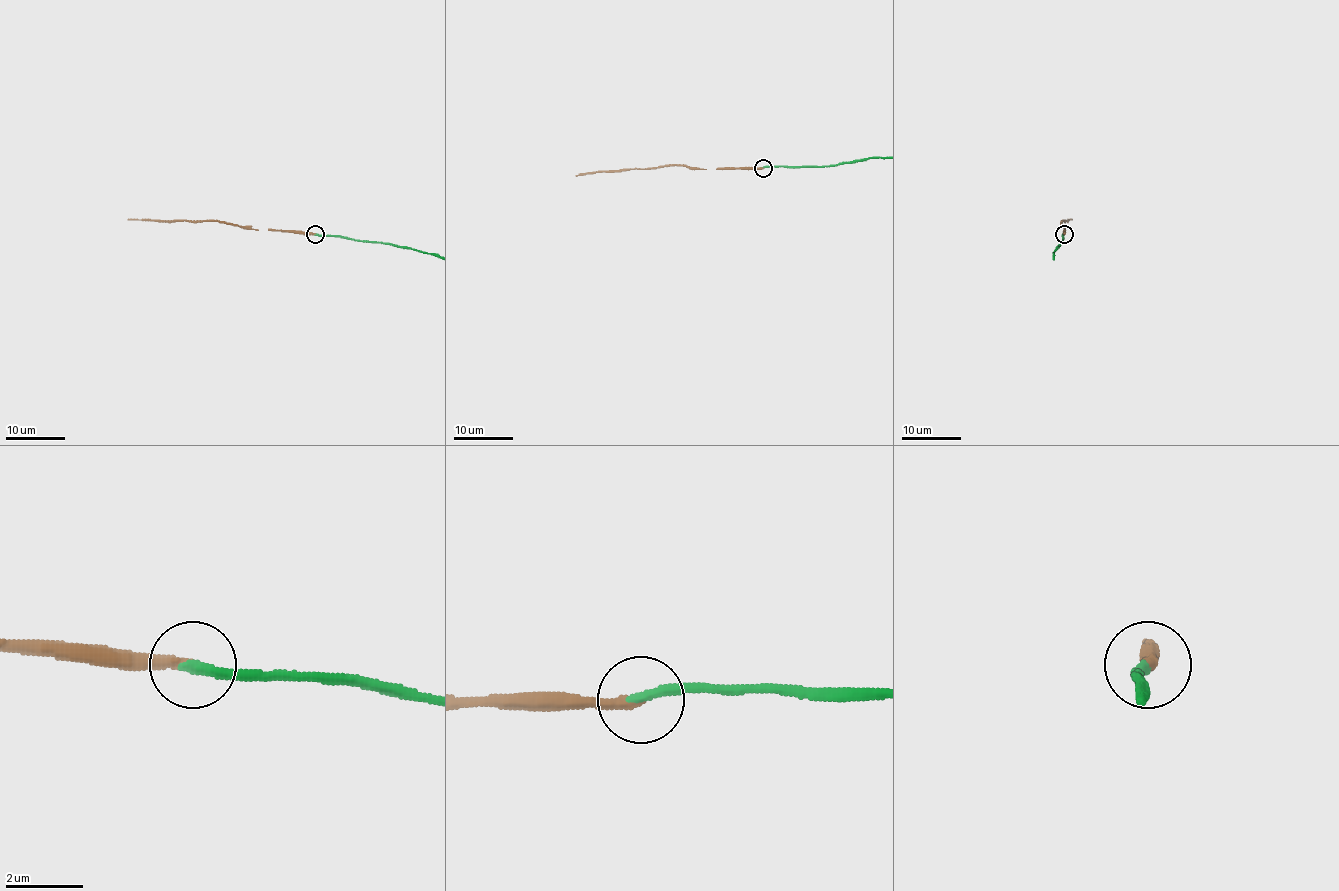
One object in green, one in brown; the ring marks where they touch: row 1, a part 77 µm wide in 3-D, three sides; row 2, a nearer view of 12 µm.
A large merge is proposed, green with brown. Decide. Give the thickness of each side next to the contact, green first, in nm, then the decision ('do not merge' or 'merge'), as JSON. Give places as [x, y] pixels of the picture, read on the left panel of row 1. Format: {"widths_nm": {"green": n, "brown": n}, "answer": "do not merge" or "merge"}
{"widths_nm": {"green": 280, "brown": 240}, "answer": "merge"}

